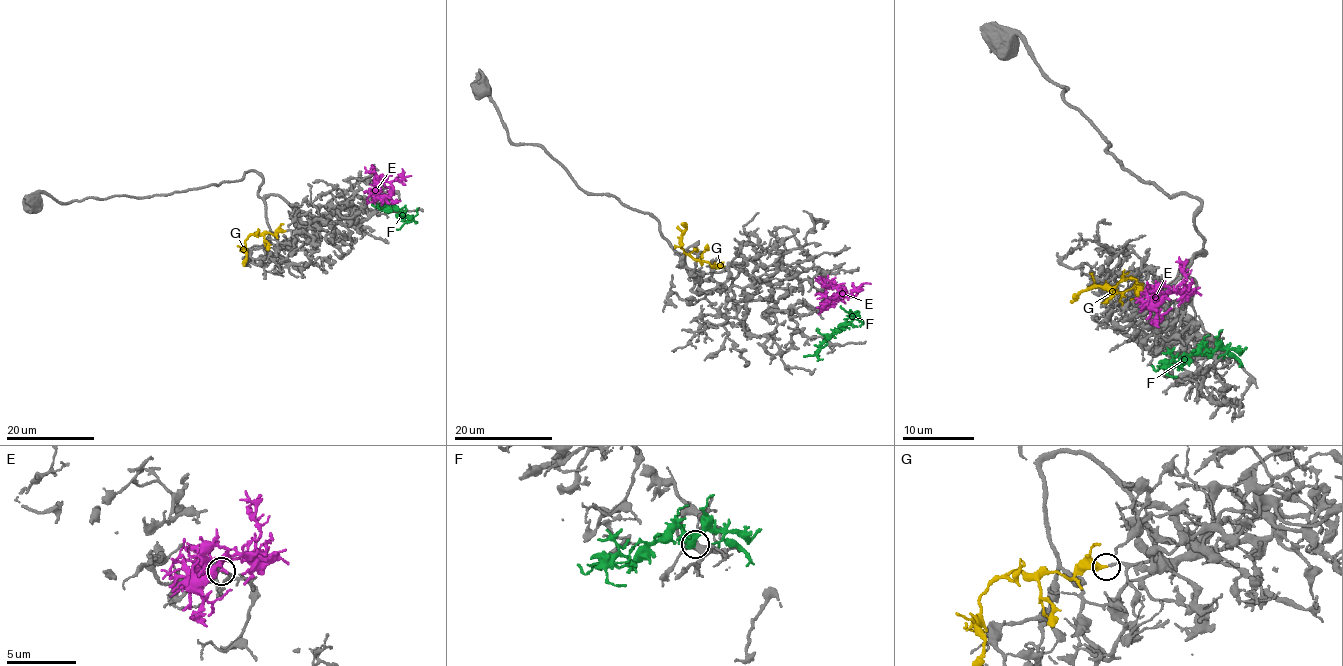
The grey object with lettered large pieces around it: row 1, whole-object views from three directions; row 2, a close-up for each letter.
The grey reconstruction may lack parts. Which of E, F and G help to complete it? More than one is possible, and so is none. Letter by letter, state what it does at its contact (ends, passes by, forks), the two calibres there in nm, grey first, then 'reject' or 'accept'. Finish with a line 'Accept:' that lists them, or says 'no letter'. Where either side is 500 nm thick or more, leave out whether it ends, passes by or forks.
E: it forks | 160/170 nm | reject
F: it forks | 380/400 nm | reject
G: it ends | 180/360 nm | accept
Accept: G

